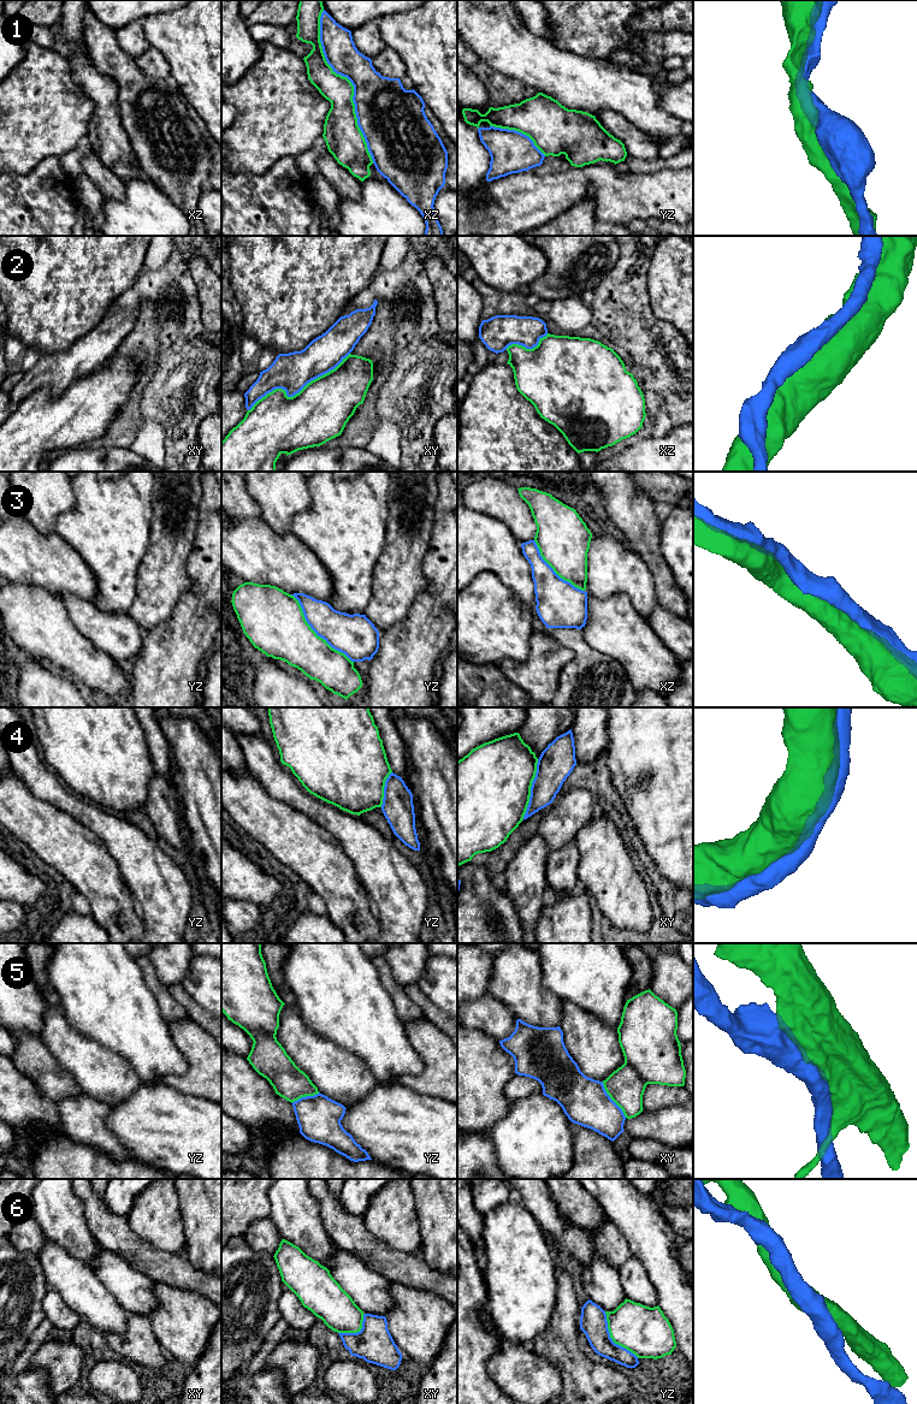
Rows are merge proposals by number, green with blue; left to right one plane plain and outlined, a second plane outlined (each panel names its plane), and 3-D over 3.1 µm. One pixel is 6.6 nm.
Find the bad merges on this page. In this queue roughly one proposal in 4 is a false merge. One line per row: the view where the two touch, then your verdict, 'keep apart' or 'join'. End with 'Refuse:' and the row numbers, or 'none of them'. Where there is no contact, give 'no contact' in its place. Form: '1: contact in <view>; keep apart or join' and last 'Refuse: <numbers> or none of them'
1: contact in xz; join
2: contact in xy; join
3: contact in yz; join
4: contact in xy; join
5: contact in xy; keep apart
6: contact in yz; keep apart
Refuse: 5, 6

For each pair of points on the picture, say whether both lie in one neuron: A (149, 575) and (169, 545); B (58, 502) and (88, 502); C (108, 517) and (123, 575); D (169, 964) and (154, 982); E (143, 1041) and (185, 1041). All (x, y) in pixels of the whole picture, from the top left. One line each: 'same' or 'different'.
A: same
B: different
C: same
D: different
E: different

